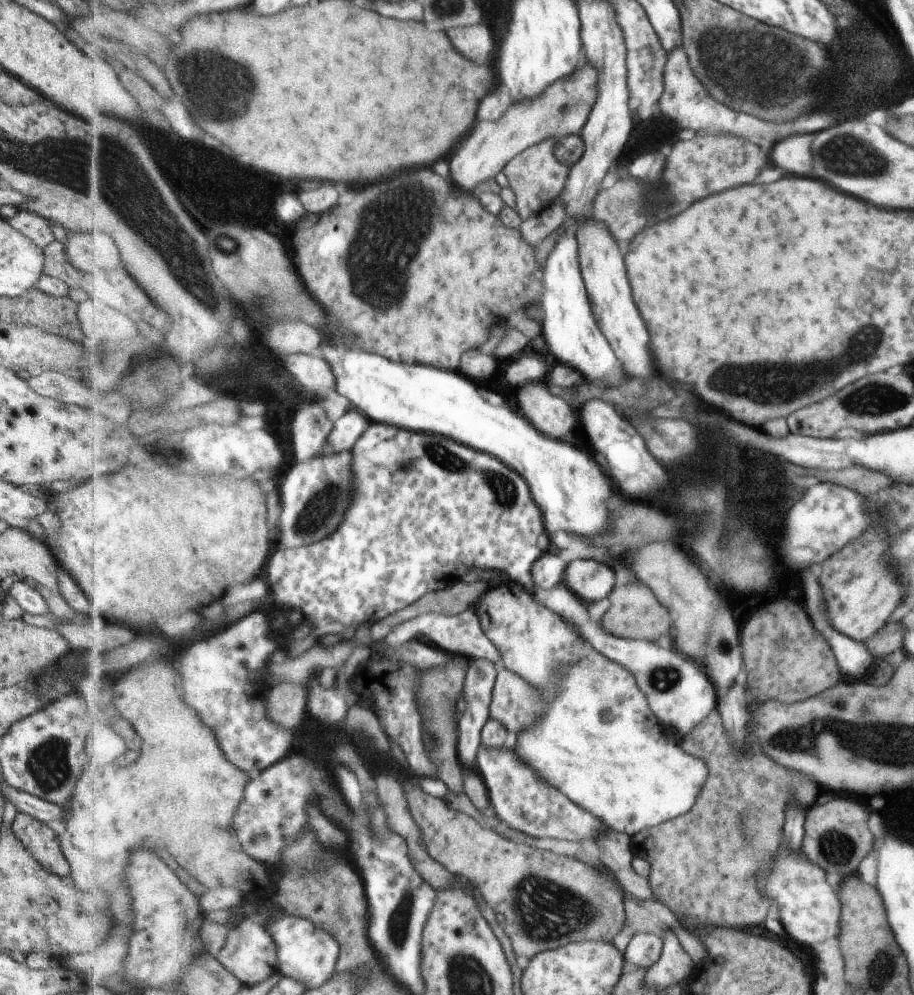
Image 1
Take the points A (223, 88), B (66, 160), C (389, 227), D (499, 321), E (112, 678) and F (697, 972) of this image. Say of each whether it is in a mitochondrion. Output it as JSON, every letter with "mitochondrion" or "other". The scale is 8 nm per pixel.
{"A":"mitochondrion","B":"mitochondrion","C":"mitochondrion","D":"other","E":"other","F":"other"}

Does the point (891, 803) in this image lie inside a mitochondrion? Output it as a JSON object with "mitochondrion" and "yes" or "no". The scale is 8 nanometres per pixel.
{"mitochondrion":"no"}

